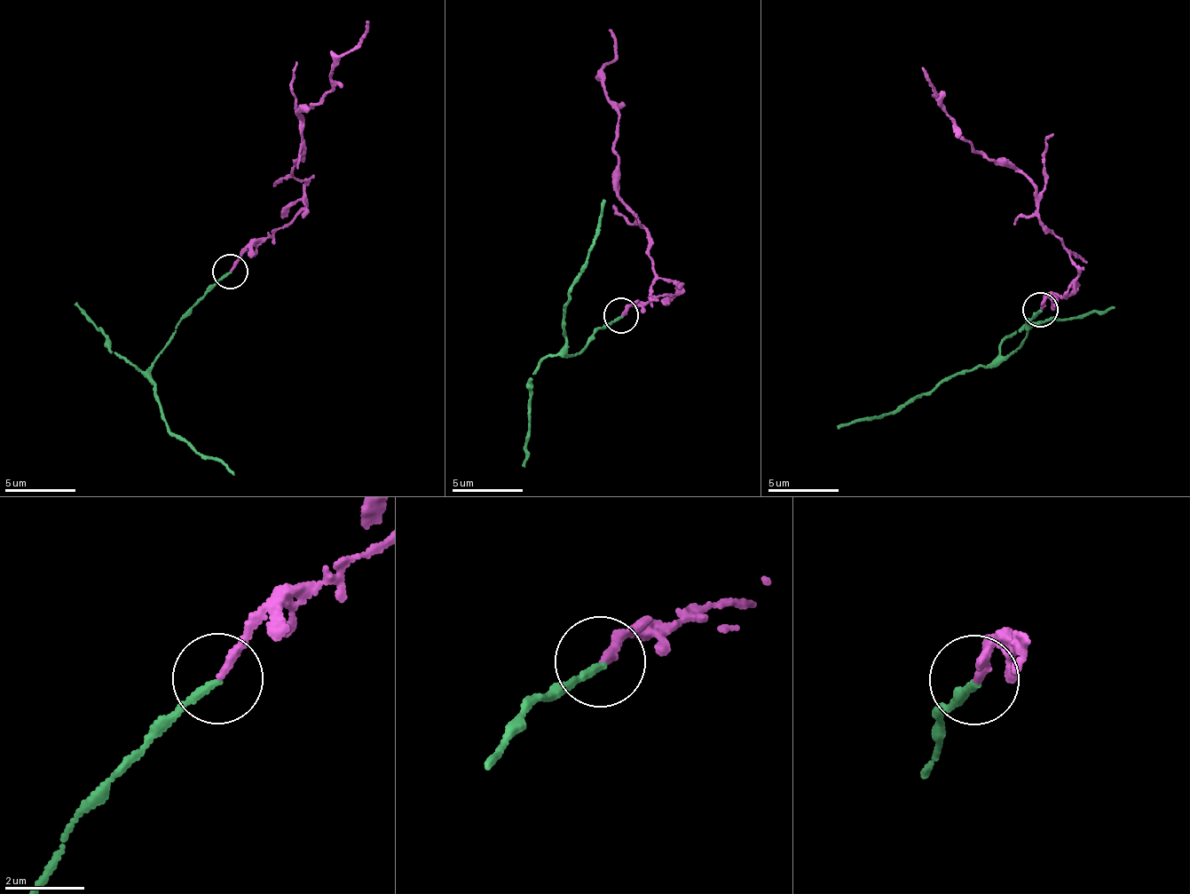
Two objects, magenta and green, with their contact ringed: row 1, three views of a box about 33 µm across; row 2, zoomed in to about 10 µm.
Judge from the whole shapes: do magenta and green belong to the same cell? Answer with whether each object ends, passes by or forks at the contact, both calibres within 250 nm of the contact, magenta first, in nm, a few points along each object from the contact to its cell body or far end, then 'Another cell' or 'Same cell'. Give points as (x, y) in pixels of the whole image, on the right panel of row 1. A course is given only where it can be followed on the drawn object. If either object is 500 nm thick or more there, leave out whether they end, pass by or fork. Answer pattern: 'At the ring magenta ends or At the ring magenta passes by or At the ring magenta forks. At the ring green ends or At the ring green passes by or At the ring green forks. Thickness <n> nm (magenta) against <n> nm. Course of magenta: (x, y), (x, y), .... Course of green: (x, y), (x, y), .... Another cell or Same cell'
At the ring magenta ends. At the ring green ends. Thickness 200 nm (magenta) against 180 nm. Course of magenta: (1039, 311), (1050, 297), (1062, 297), (1074, 288), (1077, 268), (1036, 213), (1036, 188), (960, 136), (923, 67). Course of green: (1039, 311), (1026, 325), (1022, 347), (1002, 359), (953, 372), (930, 391), (916, 393), (891, 411), (836, 430). Another cell

